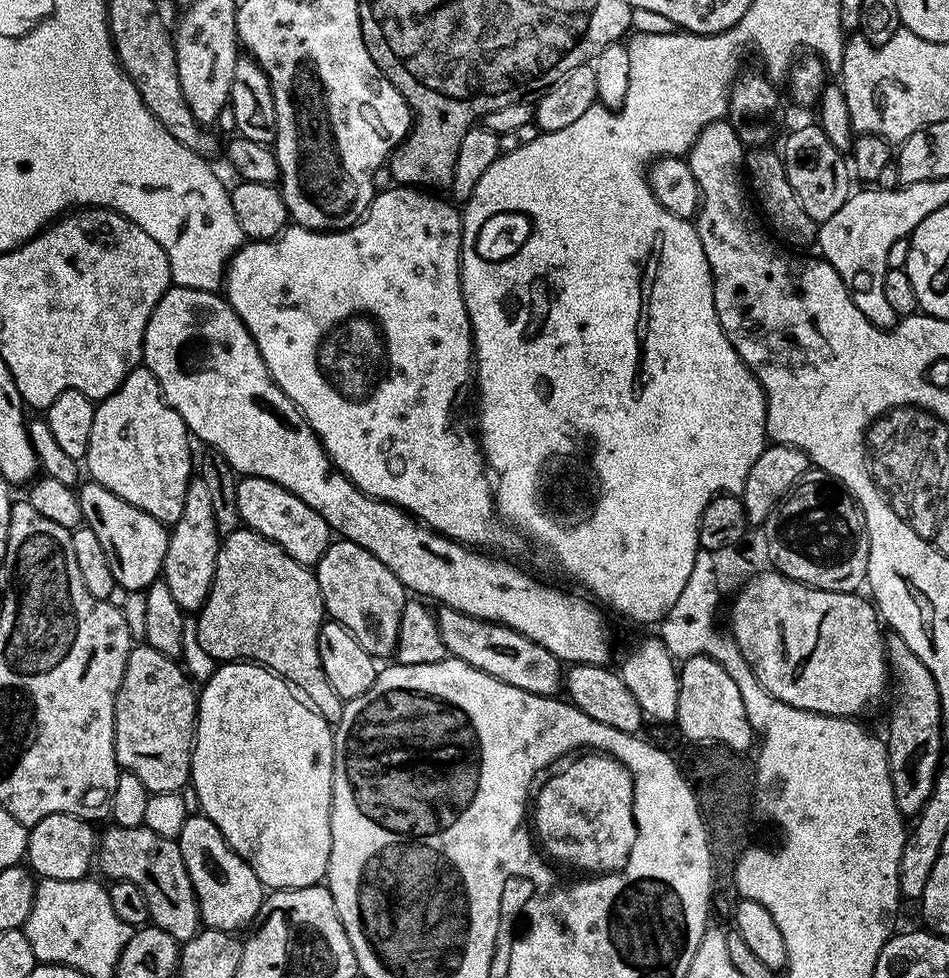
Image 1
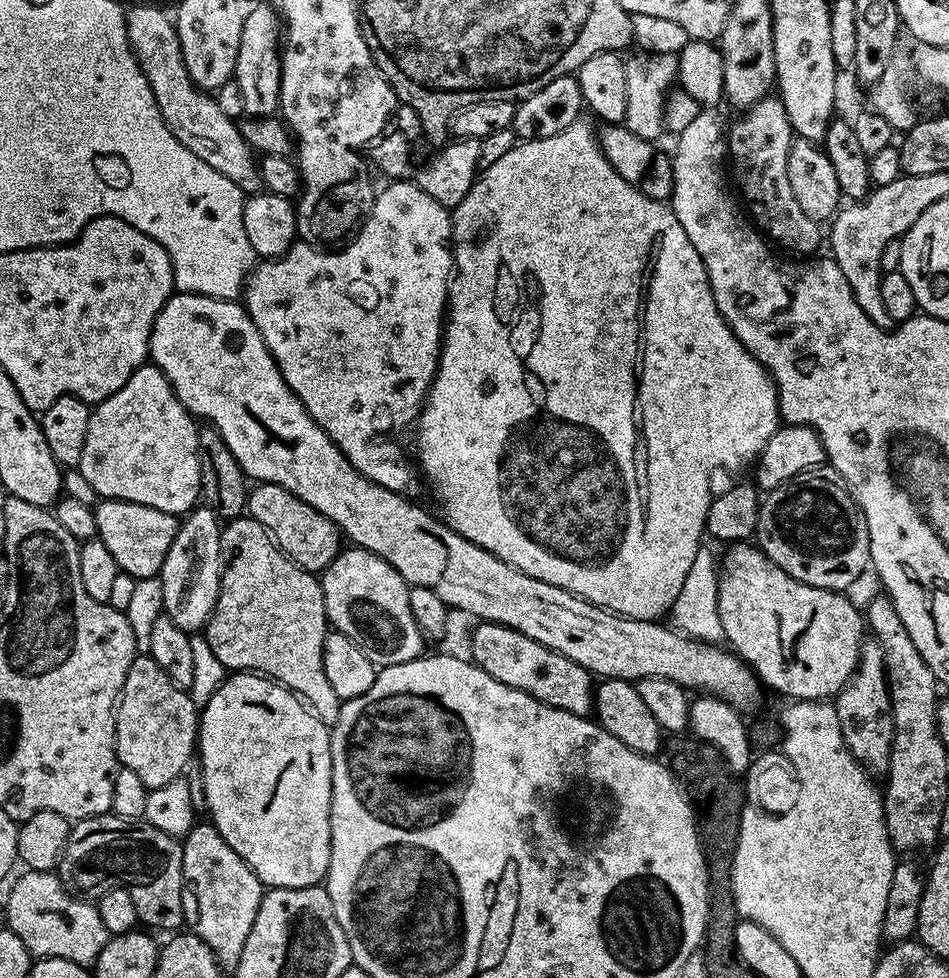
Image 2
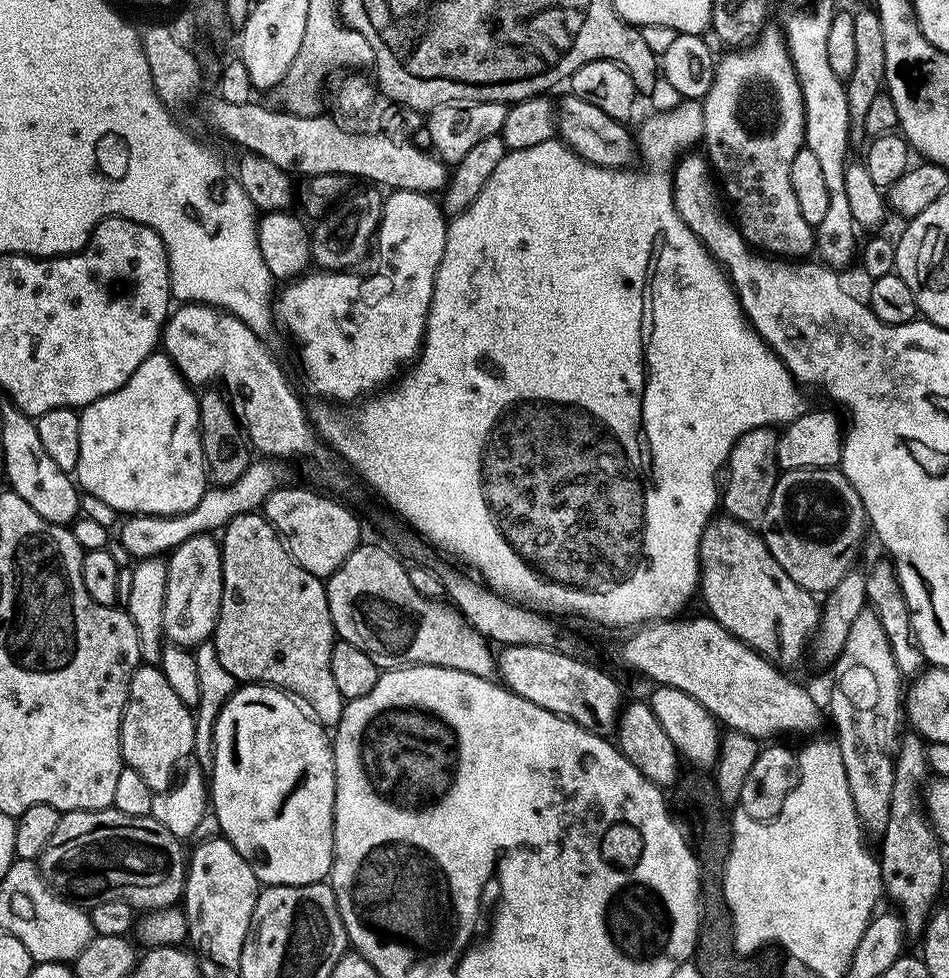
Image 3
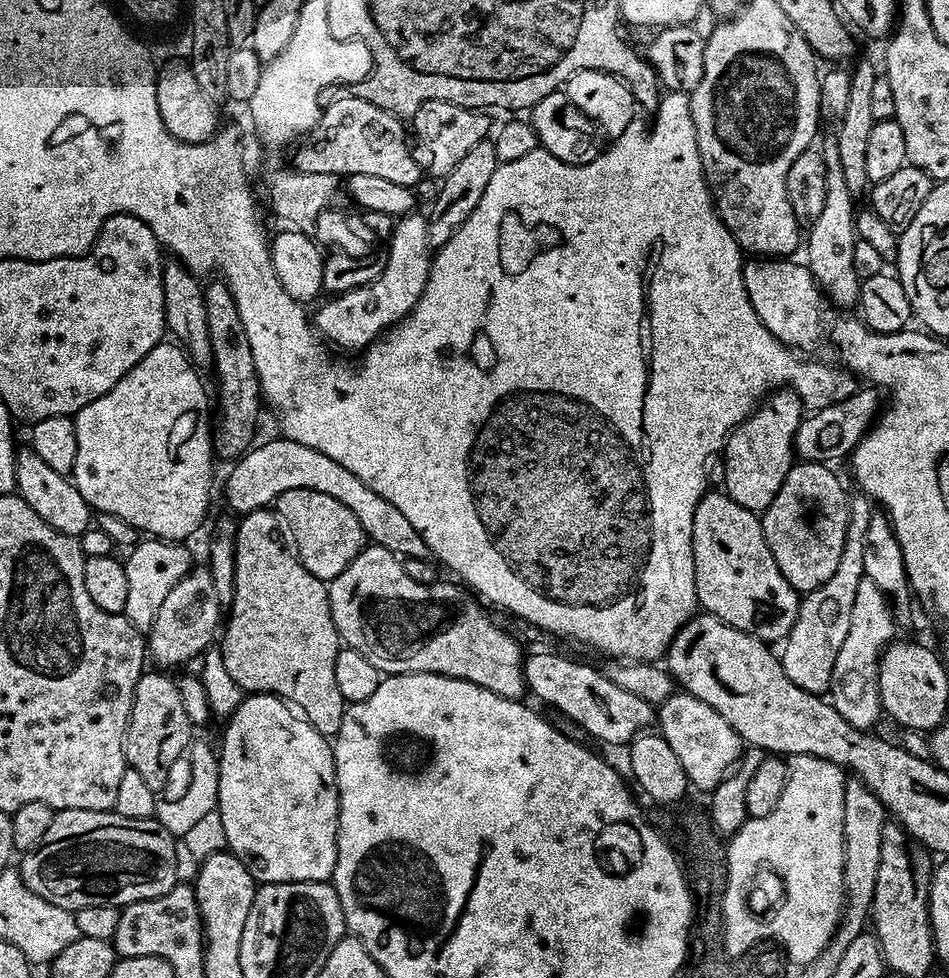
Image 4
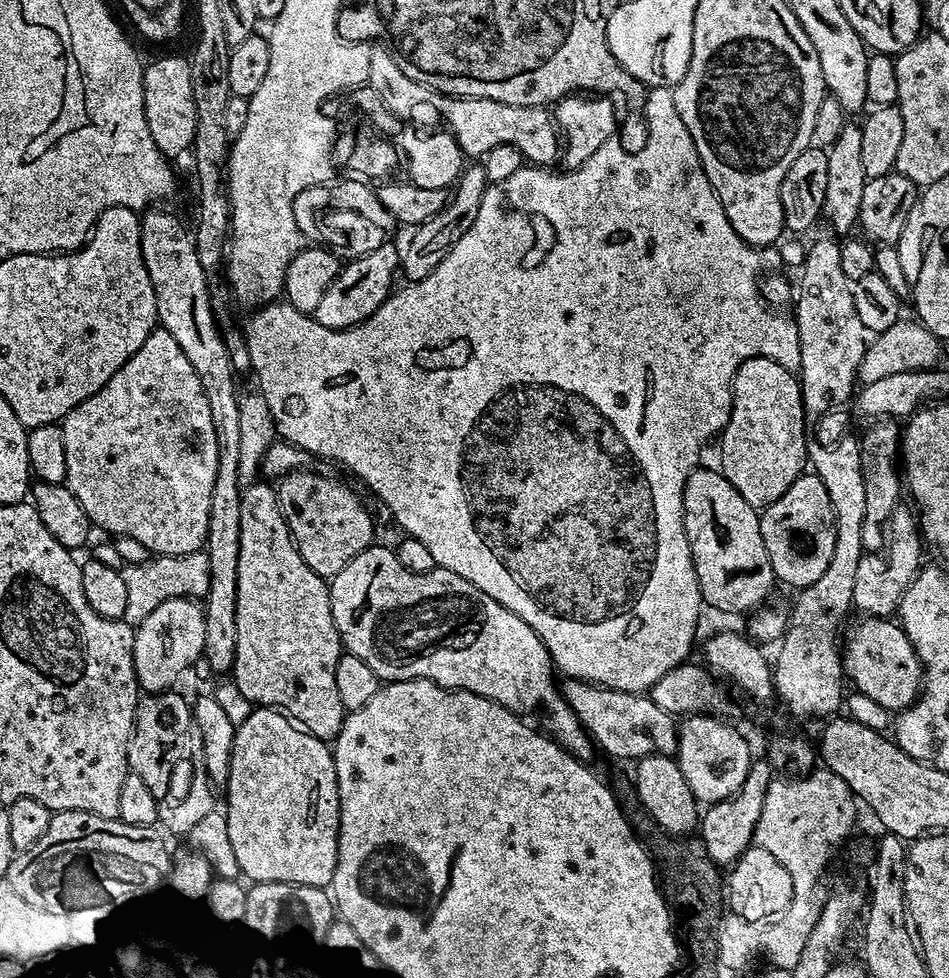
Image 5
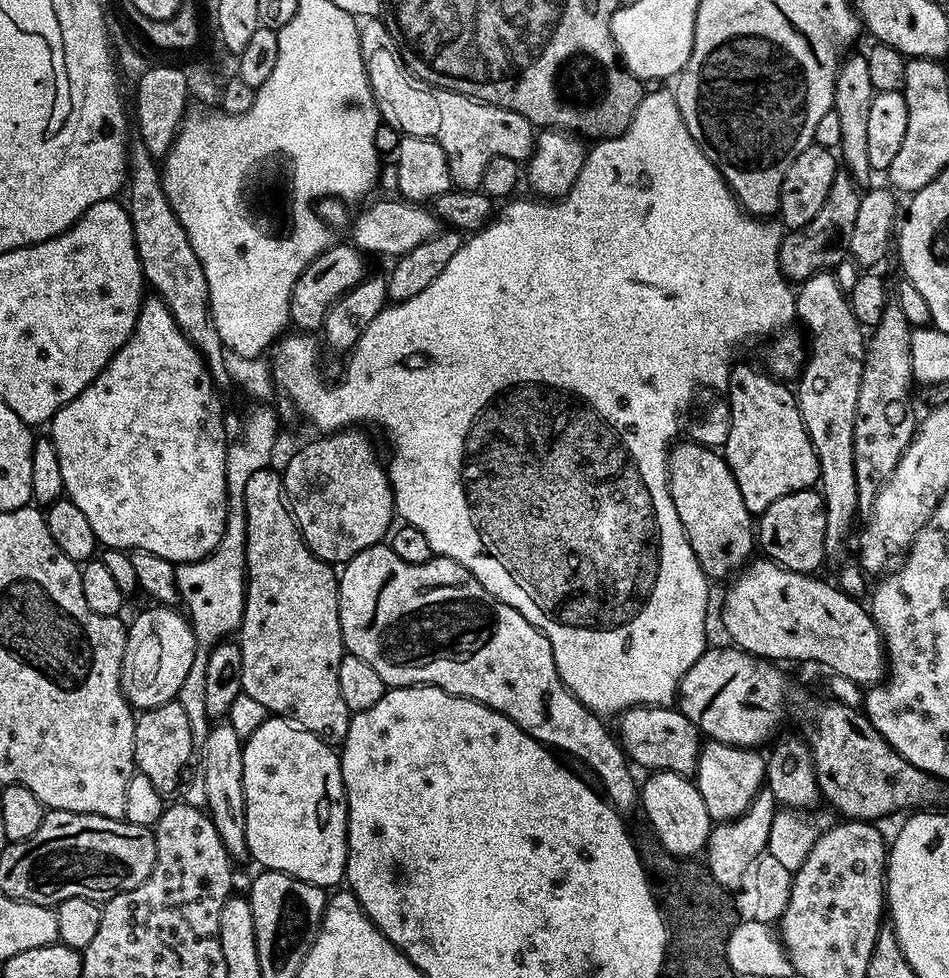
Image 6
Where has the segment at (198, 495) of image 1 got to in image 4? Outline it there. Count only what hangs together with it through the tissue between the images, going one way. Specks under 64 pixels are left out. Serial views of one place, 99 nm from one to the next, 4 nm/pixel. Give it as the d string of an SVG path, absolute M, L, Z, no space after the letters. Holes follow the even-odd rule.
M199 566L193 567L166 595L166 600L159 607L151 628L146 632L146 648L151 659L153 656L160 664L184 664L187 660L194 659L196 655L197 659L213 643L212 635L215 632L217 635L218 629L221 627L220 611L222 611L222 605L215 593L214 581L208 568L204 566L201 568Z

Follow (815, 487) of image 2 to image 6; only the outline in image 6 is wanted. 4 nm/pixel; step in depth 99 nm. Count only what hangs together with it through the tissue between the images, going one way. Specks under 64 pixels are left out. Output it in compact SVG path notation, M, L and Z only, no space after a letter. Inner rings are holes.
M805 490L803 492L791 492L778 502L774 502L758 520L758 544L764 547L763 555L775 562L781 564L784 568L789 568L795 572L815 573L819 564L825 563L824 543L826 542L826 510L824 509L824 500L820 497L819 491Z

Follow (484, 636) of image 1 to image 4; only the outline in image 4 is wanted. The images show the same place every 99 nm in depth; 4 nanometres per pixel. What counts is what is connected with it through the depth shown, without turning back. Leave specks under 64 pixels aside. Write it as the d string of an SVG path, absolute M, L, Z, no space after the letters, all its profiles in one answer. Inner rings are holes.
M536 652L525 659L524 683L527 691L533 692L542 703L557 708L566 719L585 728L594 739L605 740L608 744L627 745L637 734L651 729L654 724L653 705L614 686L599 667L591 668L580 660Z

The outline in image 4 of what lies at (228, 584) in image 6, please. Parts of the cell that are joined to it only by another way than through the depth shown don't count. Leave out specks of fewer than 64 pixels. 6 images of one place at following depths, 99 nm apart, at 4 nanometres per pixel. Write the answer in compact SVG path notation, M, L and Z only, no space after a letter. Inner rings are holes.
M146 538L139 541L125 557L124 569L129 591L126 597L126 606L123 615L141 632L151 628L159 607L166 600L166 595L177 585L182 577L191 571L194 561L192 554L182 542L163 541L155 538Z

